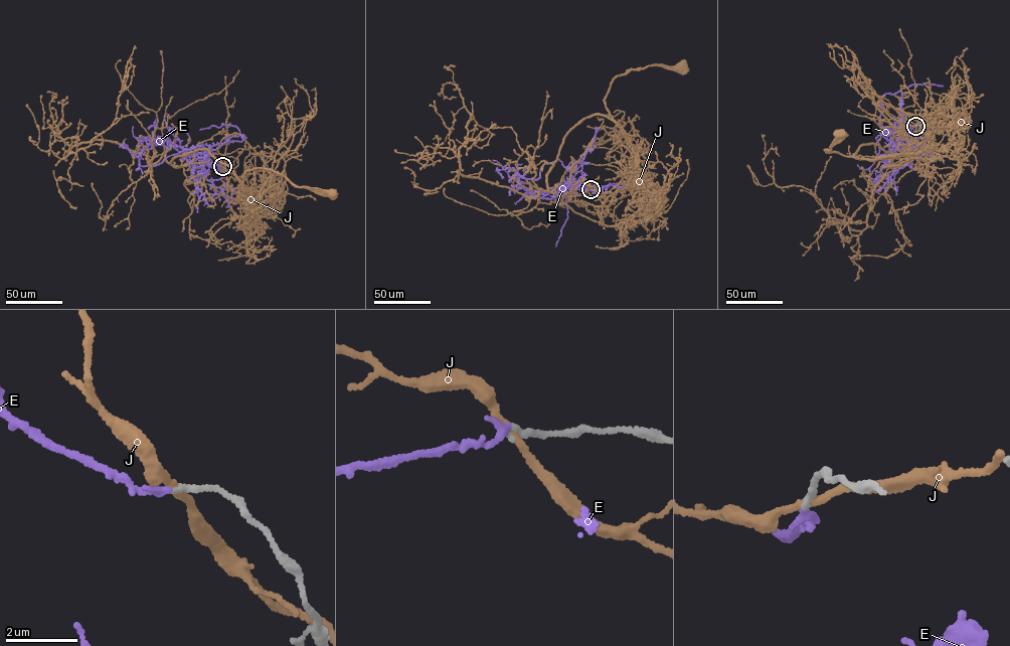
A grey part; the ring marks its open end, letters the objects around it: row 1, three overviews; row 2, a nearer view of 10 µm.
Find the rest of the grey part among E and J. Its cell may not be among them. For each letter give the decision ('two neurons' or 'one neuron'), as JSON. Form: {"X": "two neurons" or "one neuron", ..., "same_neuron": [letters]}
{"E": "one neuron", "J": "two neurons", "same_neuron": ["E"]}

